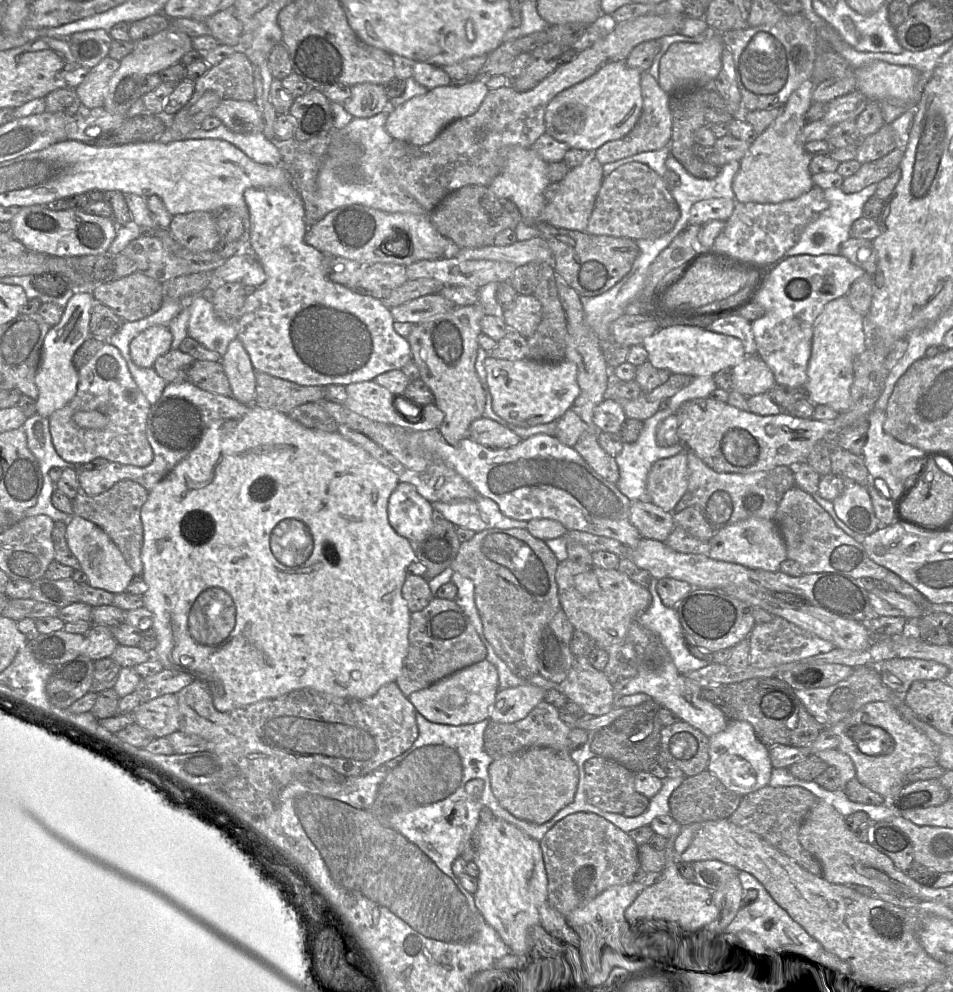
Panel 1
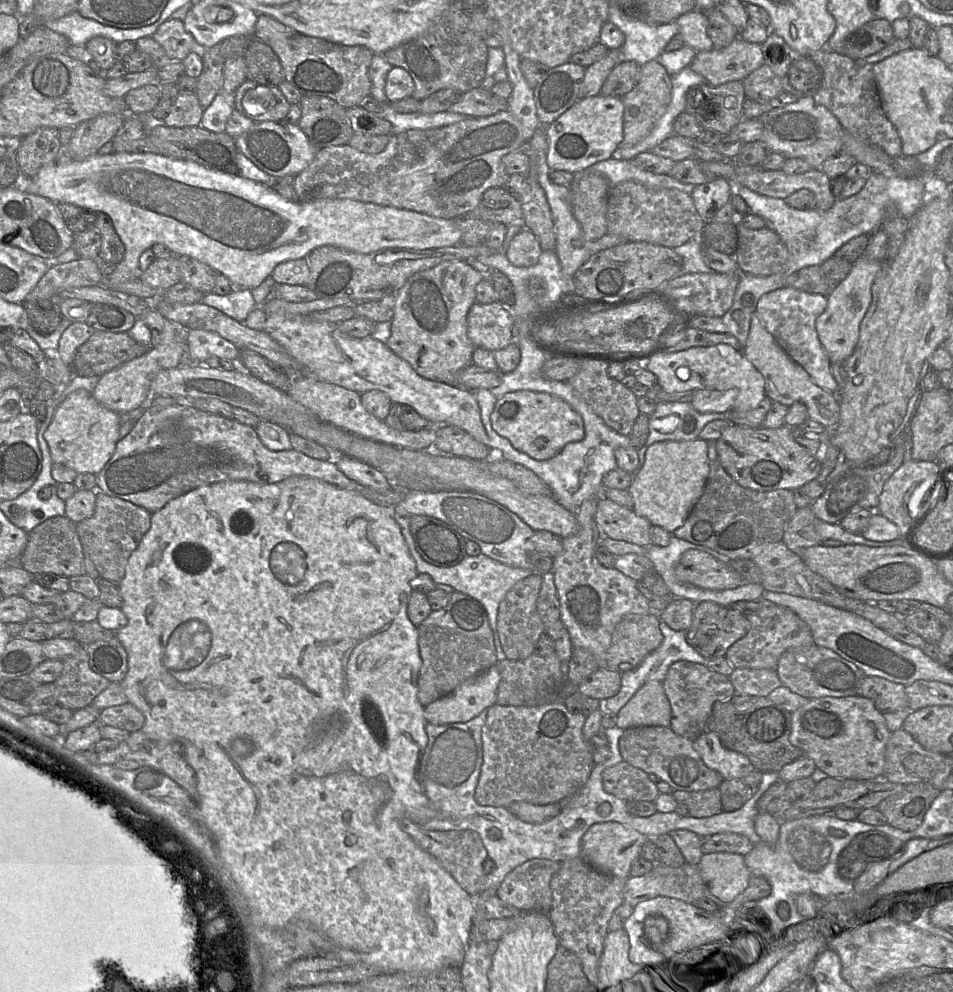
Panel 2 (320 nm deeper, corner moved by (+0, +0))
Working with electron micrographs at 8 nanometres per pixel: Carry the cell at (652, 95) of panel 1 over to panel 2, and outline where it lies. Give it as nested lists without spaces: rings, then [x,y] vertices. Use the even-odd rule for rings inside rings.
[[[657,60],[642,66],[636,86],[622,97],[624,104],[623,132],[621,147],[632,147],[649,135],[657,121],[664,115],[672,97],[672,80],[665,67]]]

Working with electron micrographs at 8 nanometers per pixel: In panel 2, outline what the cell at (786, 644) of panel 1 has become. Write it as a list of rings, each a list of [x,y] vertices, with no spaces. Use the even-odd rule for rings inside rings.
[[[735,668],[729,678],[735,695],[767,697],[782,686],[777,671],[773,669]]]

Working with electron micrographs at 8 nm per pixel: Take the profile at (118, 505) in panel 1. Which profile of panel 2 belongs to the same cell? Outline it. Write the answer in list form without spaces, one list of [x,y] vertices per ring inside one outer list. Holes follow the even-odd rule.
[[[97,492],[94,514],[76,524],[84,555],[95,564],[100,578],[119,583],[132,552],[149,530],[152,514],[141,506],[119,497]]]

